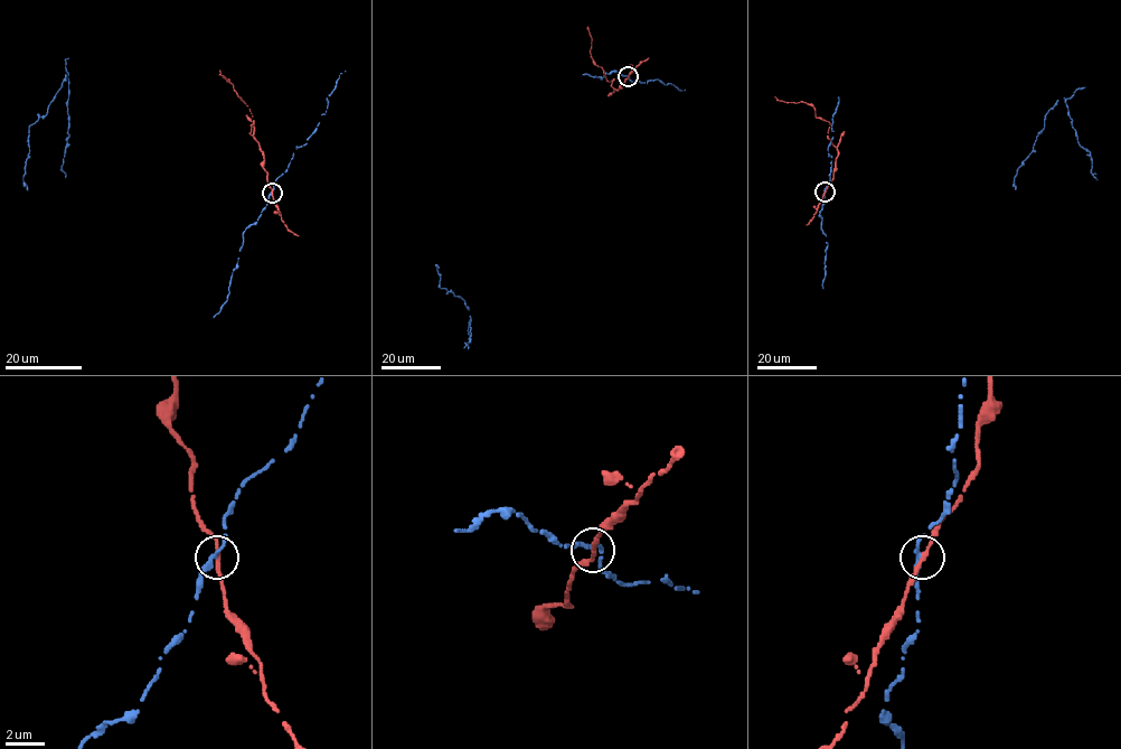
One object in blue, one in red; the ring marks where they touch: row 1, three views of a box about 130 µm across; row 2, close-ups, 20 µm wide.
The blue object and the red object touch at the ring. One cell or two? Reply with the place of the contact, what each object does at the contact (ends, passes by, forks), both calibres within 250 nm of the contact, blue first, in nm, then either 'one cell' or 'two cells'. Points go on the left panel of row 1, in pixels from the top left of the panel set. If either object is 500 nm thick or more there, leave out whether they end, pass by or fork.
(272, 193) | blue passes by | red passes by | 220/240 nm | two cells

